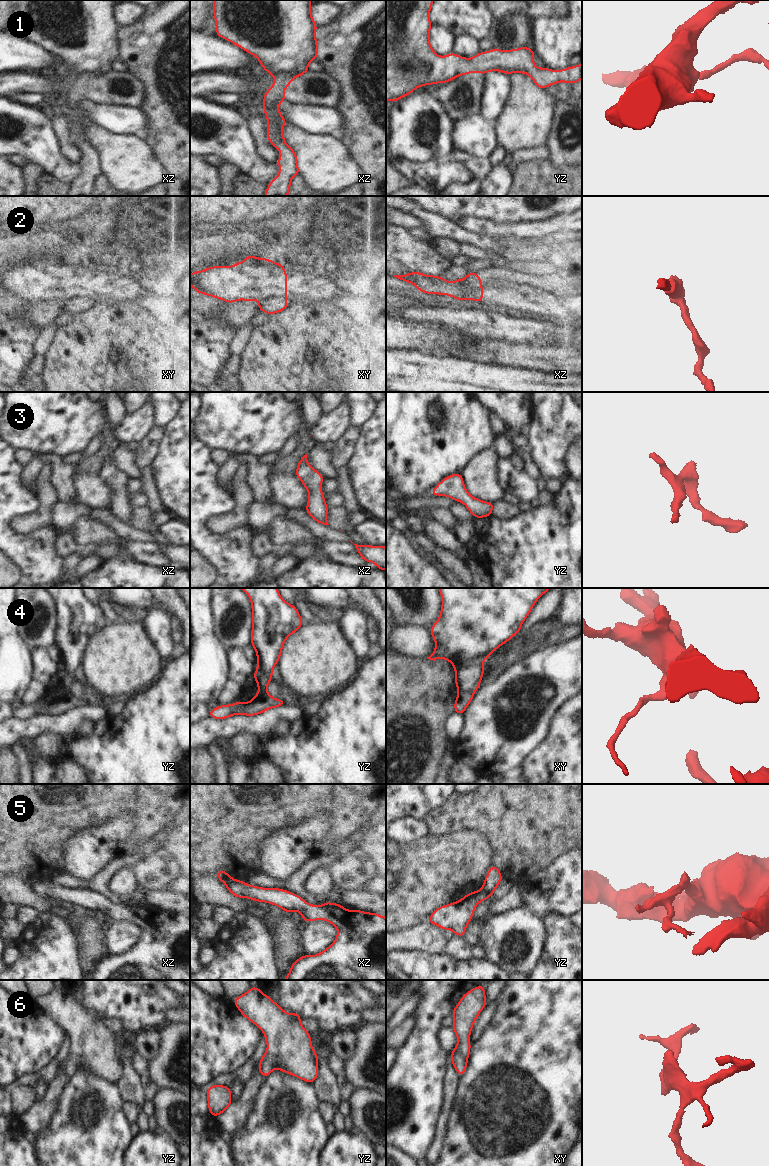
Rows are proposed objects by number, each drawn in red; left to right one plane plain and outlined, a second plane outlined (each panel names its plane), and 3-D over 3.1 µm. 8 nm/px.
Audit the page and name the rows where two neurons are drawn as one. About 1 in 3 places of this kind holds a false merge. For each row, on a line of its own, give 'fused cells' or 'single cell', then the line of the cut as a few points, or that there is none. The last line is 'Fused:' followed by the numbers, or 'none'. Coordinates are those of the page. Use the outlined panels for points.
1: single cell; cut none
2: fused cells; cut xy (285, 297), (266, 297), (259, 301)
3: single cell; cut none
4: fused cells; cut xy (458, 690), (474, 692)
5: fused cells; cut yz (481, 888), (488, 896)
6: single cell; cut none
Fused: 2, 4, 5

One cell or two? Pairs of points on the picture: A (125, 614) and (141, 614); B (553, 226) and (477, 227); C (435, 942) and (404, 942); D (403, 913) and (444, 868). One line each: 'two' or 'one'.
A: one
B: one
C: one
D: one

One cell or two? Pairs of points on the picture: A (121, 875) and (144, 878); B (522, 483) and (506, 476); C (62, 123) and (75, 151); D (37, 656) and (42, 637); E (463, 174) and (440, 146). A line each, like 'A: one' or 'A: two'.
A: two
B: one
C: one
D: two
E: two

